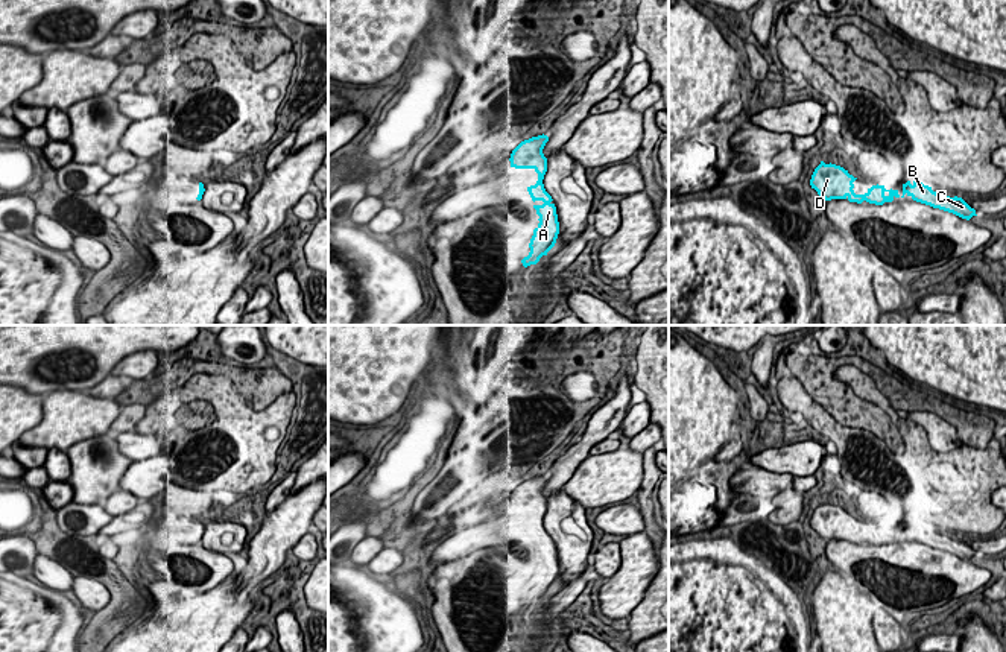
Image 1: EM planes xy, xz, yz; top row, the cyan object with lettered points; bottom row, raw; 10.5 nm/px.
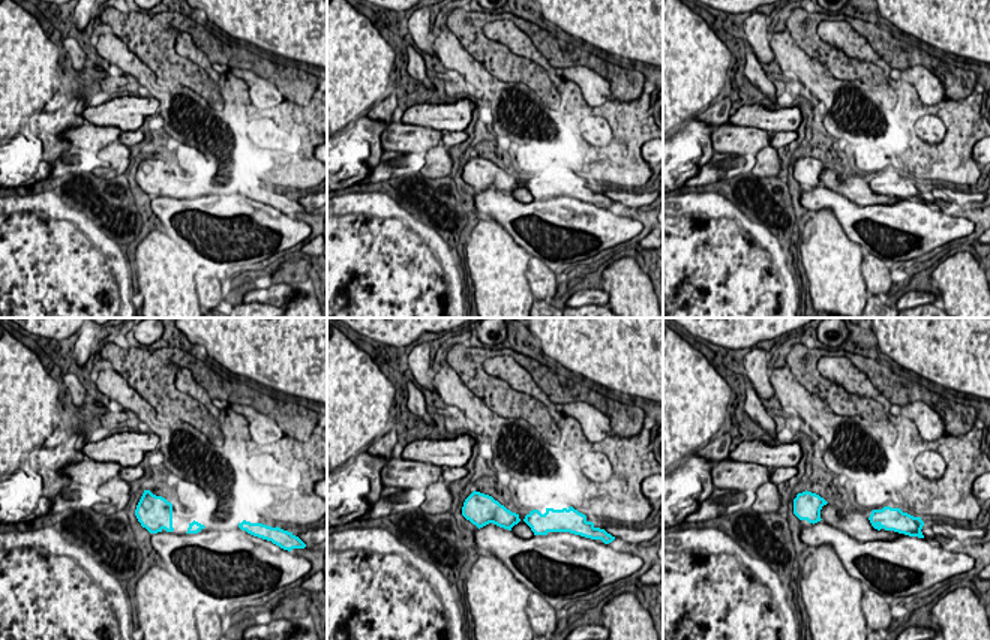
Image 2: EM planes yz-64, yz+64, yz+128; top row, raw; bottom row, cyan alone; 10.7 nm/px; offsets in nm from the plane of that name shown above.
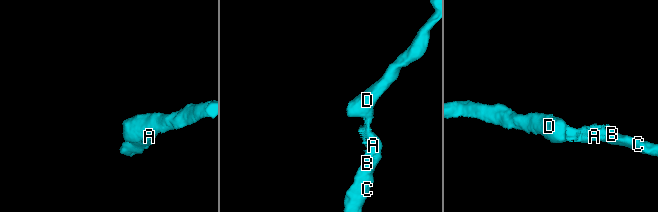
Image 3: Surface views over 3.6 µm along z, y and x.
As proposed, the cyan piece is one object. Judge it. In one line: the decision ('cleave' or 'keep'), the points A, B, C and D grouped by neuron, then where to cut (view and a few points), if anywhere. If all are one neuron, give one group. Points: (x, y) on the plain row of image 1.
keep | A B C D | no cut

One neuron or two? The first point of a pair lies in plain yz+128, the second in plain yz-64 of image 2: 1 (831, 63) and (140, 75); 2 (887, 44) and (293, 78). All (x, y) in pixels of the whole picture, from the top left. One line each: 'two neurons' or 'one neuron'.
1: two neurons
2: one neuron

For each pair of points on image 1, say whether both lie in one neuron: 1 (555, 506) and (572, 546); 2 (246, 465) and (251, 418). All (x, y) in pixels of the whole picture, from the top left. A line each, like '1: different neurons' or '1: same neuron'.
1: same neuron
2: same neuron

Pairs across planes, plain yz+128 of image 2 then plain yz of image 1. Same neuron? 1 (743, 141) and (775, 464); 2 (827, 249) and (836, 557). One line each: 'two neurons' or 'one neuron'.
1: two neurons
2: two neurons

